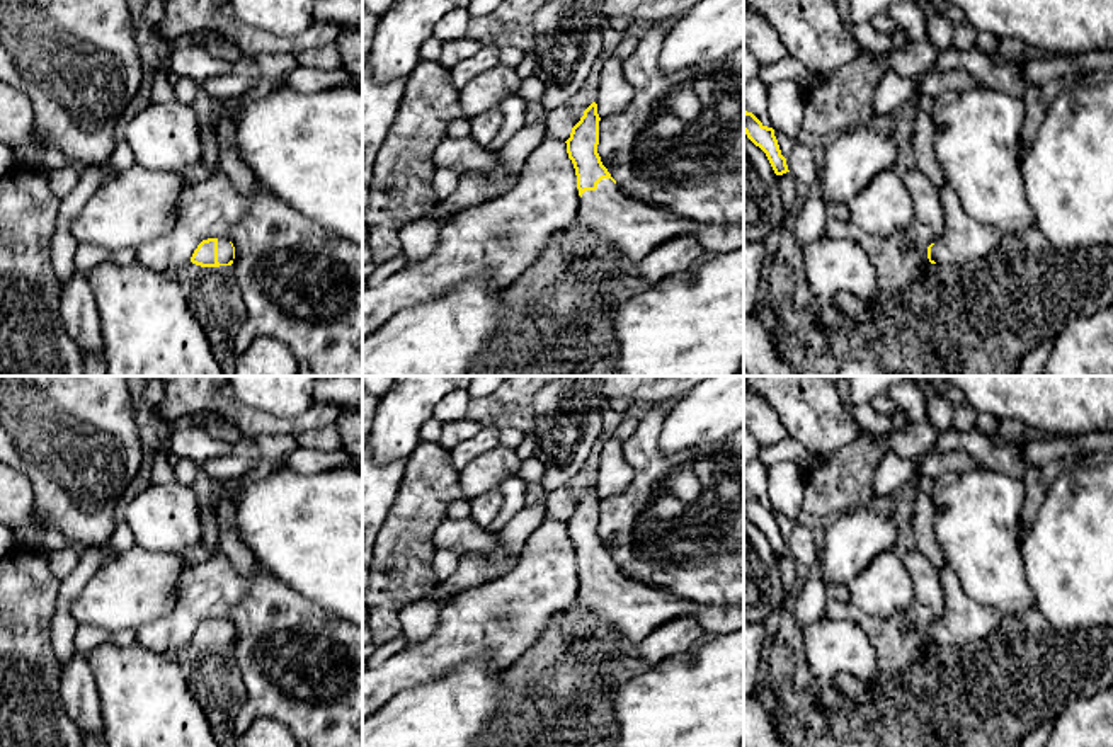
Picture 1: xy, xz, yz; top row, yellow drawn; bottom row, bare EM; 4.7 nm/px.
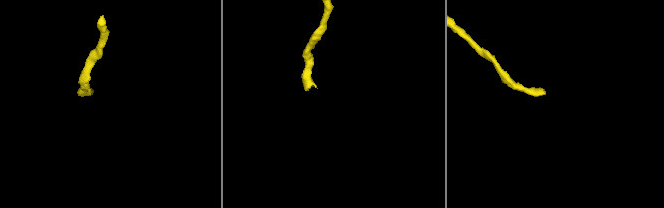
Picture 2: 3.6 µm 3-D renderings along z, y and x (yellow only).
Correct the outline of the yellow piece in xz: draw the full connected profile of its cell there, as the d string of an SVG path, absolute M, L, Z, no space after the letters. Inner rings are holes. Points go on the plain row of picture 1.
M592 483L565 522L577 556L577 602L582 609L609 623L633 643L667 621L693 618L696 602L648 582L635 582L618 570L597 534L599 502L597 485Z

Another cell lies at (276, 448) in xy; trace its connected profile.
M260 436L250 441L254 442L257 458L276 461L276 470L286 468L288 456L293 454L296 448L303 442L301 439L291 436Z

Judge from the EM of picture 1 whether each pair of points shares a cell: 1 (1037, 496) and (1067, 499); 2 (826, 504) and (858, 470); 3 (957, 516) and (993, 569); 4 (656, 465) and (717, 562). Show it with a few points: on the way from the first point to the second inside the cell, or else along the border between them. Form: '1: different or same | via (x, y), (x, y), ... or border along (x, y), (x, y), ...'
1: different | border along (1066, 470), (1050, 485), (1040, 511), (1027, 531)
2: same | via (833, 496), (850, 478)
3: same | via (970, 530), (981, 540), (986, 555)
4: same | via (656, 489), (656, 502), (693, 540)

